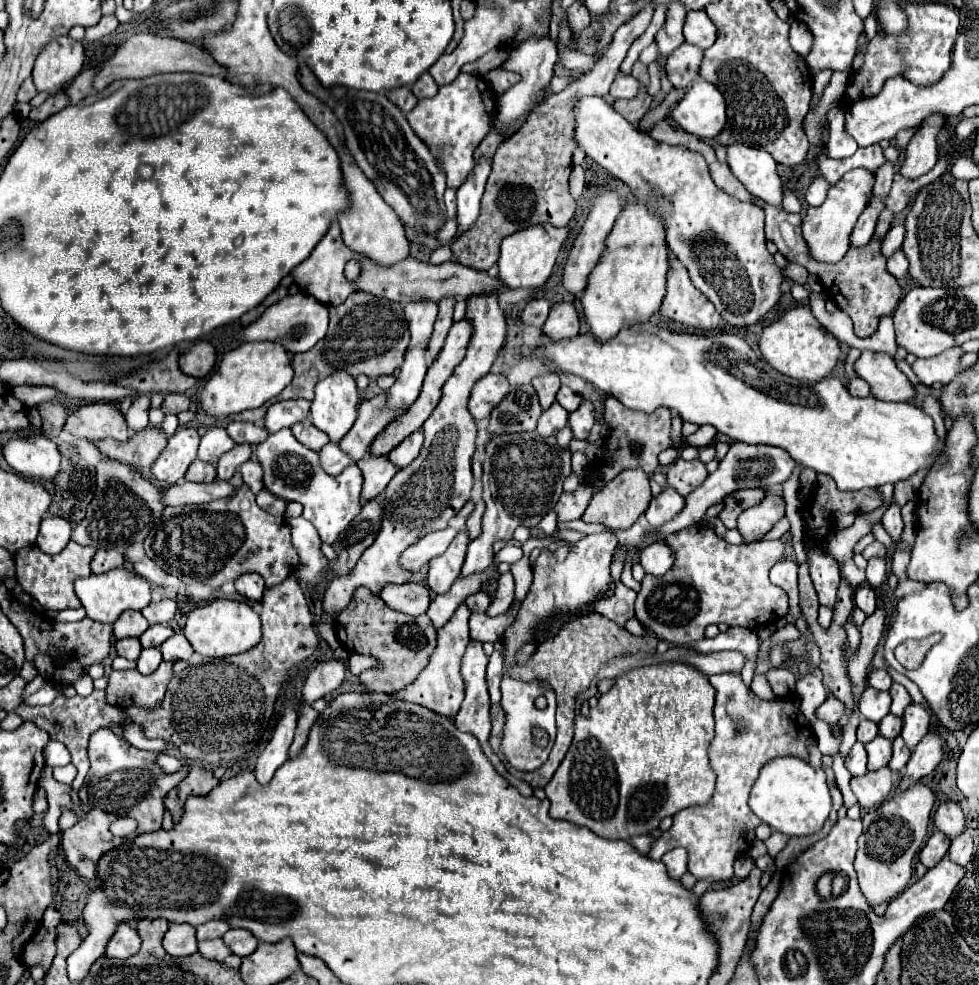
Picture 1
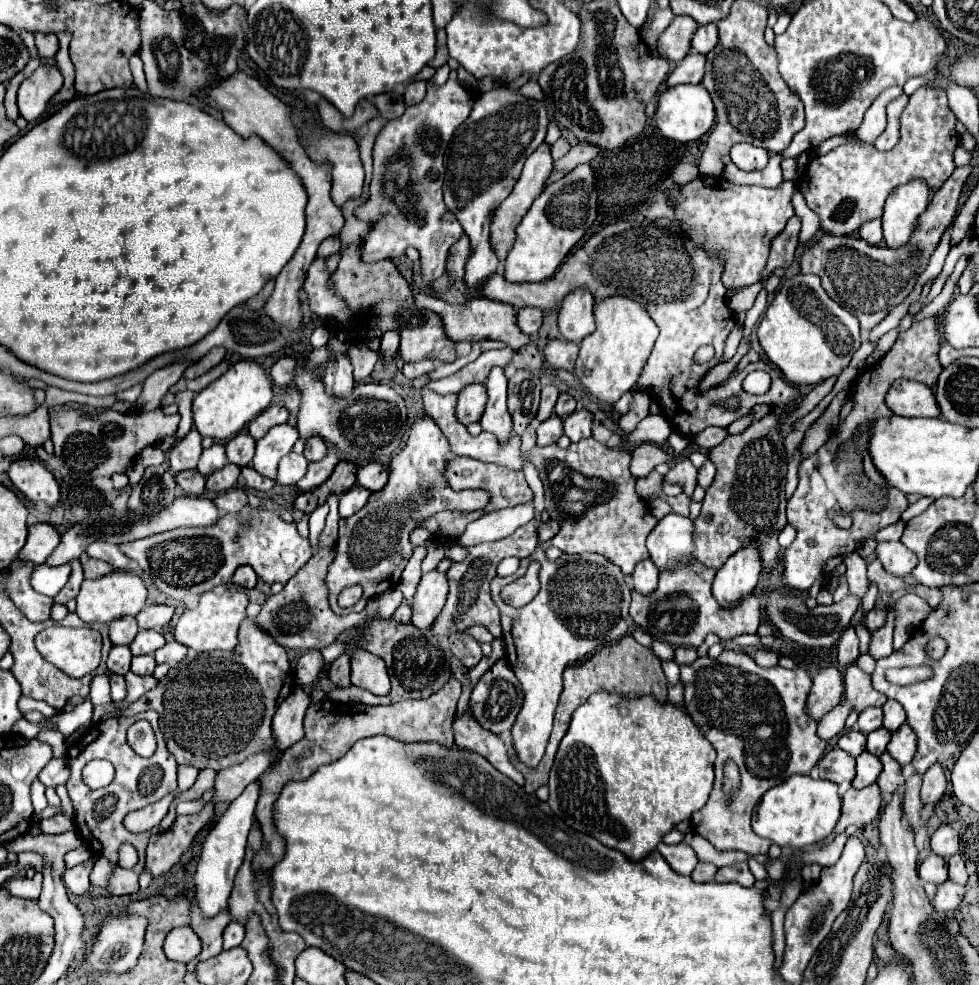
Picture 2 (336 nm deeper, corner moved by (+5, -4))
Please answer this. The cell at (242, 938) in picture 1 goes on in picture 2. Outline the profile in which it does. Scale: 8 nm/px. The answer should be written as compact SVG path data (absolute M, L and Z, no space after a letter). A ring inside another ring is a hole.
M231 922L223 932L223 948L225 950L235 948L243 942L243 938L245 938L245 926L241 922Z

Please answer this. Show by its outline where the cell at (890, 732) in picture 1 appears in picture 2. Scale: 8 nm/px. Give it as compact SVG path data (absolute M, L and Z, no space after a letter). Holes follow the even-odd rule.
M887 728L873 730L871 734L867 734L867 752L871 752L873 756L881 756L885 752L889 740L891 740L891 732Z

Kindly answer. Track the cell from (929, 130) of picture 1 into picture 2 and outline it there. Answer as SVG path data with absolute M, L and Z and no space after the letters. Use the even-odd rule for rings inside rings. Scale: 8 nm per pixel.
M921 180L897 186L887 202L883 214L883 238L889 248L899 248L909 242L917 230L919 216L927 210L929 188Z

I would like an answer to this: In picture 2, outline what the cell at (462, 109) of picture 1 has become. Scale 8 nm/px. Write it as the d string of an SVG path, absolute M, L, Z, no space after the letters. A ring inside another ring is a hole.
M451 72L443 86L427 82L427 96L421 104L407 106L405 114L397 120L389 120L373 146L373 180L369 186L369 198L363 202L355 216L369 222L369 232L361 244L361 258L394 260L405 254L407 246L415 246L421 252L423 280L431 284L445 272L445 258L453 242L463 236L459 220L445 208L443 202L443 154L459 124L469 116L475 96L461 88Z

